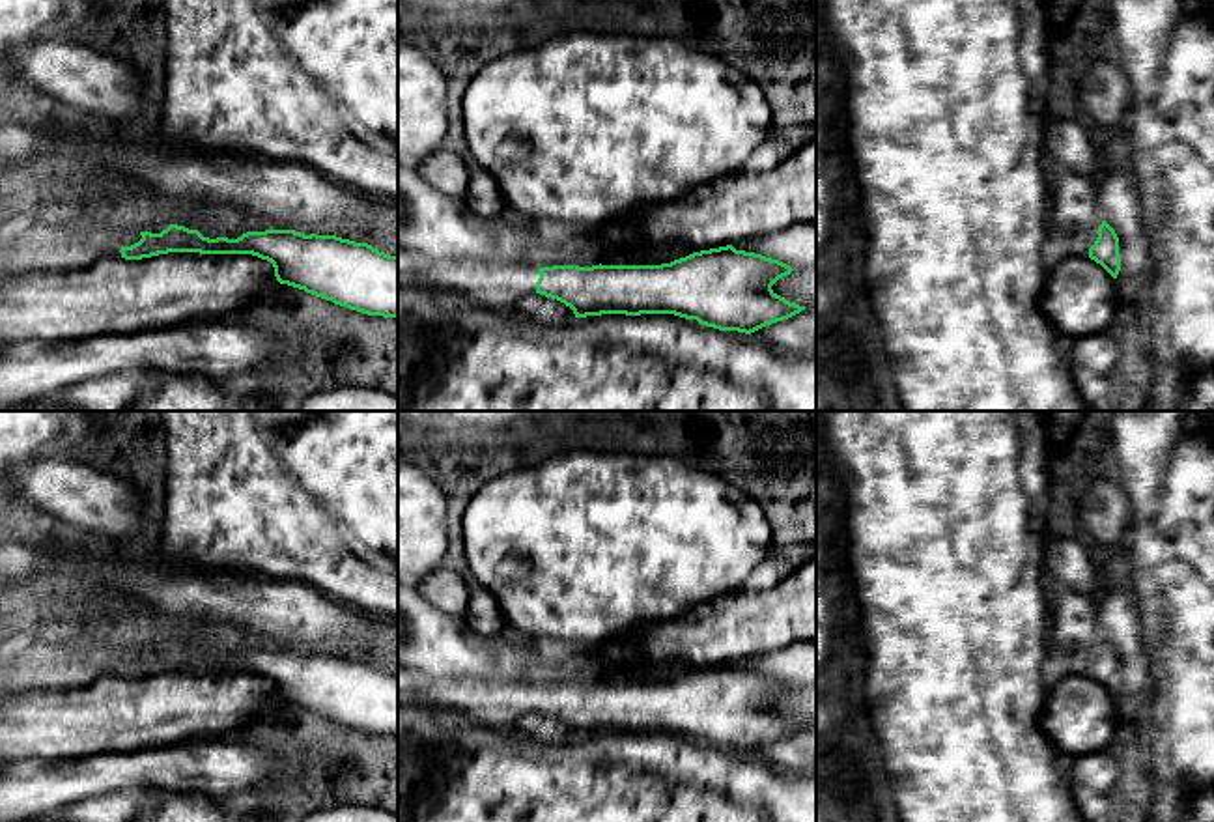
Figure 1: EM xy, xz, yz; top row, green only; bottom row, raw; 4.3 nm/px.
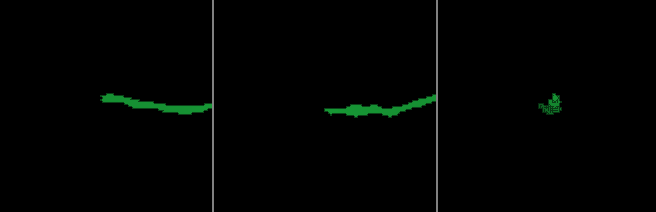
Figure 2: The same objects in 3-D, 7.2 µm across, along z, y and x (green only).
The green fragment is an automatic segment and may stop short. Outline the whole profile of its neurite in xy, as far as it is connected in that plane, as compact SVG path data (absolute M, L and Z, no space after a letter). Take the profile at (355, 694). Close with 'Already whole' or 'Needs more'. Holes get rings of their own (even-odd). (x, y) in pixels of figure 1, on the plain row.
M39 643L19 661L15 680L0 686L0 695L84 687L99 676L142 678L168 671L252 673L273 682L280 702L368 734L398 736L398 674L379 671L368 661L304 654L295 648L209 658L177 643L161 652L140 654L138 661L121 665L114 646L105 643L78 645L69 658L62 646Z. Needs more

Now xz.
M727 663L661 684L439 680L433 699L459 710L461 719L493 730L512 730L519 717L540 712L570 725L575 736L674 732L751 753L805 729L771 708L792 689L779 678Z. Needs more

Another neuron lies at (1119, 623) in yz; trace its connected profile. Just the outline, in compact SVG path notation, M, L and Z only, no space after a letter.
M1111 588L1098 607L1100 635L1119 656L1121 689L1115 697L1119 721L1136 725L1145 719L1152 697L1149 654L1136 603Z

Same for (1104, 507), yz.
M1096 478L1081 499L1081 527L1108 551L1122 551L1122 534L1130 523L1130 504L1121 482Z

